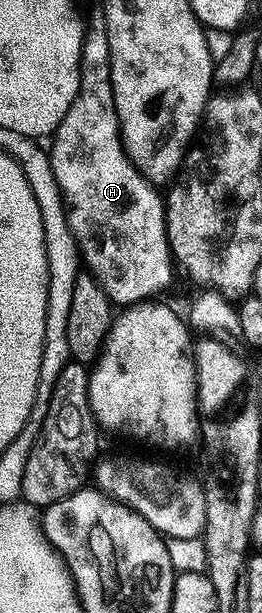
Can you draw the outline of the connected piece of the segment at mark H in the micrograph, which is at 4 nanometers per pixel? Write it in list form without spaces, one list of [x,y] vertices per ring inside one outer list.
[[[70,106],[60,124],[49,139],[48,153],[52,166],[52,176],[61,194],[70,194],[78,206],[94,210],[106,226],[114,226],[122,234],[122,246],[118,246],[118,262],[122,262],[122,278],[118,278],[118,294],[110,299],[111,303],[125,308],[136,302],[153,299],[170,282],[176,271],[170,252],[170,241],[166,238],[166,207],[164,198],[155,187],[150,185],[138,169],[131,164],[126,150],[122,146],[122,134],[118,131],[118,122],[88,122],[77,119],[75,108]]]

